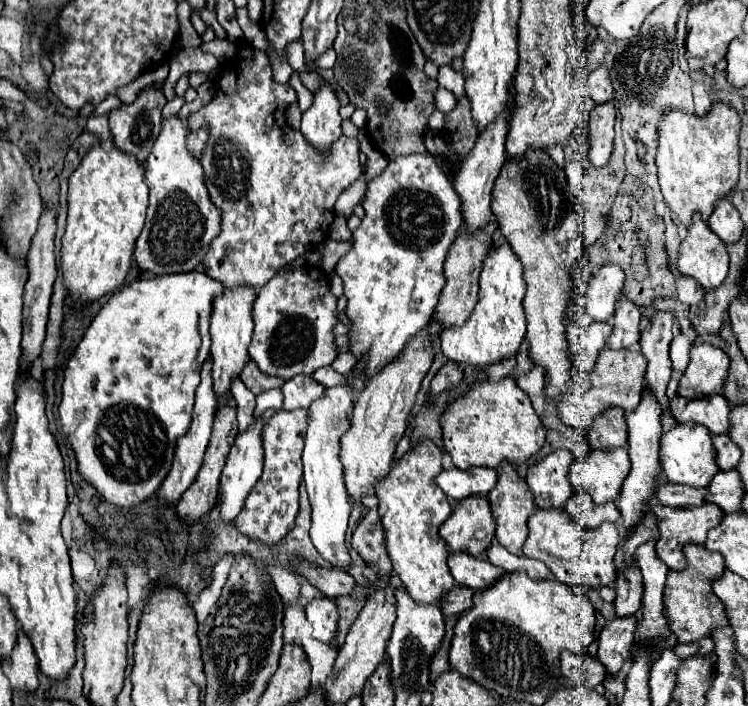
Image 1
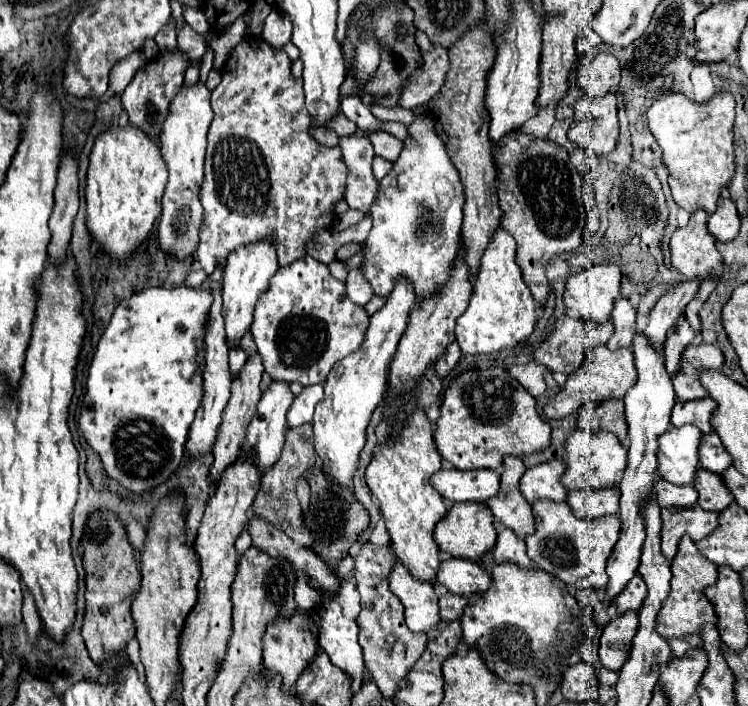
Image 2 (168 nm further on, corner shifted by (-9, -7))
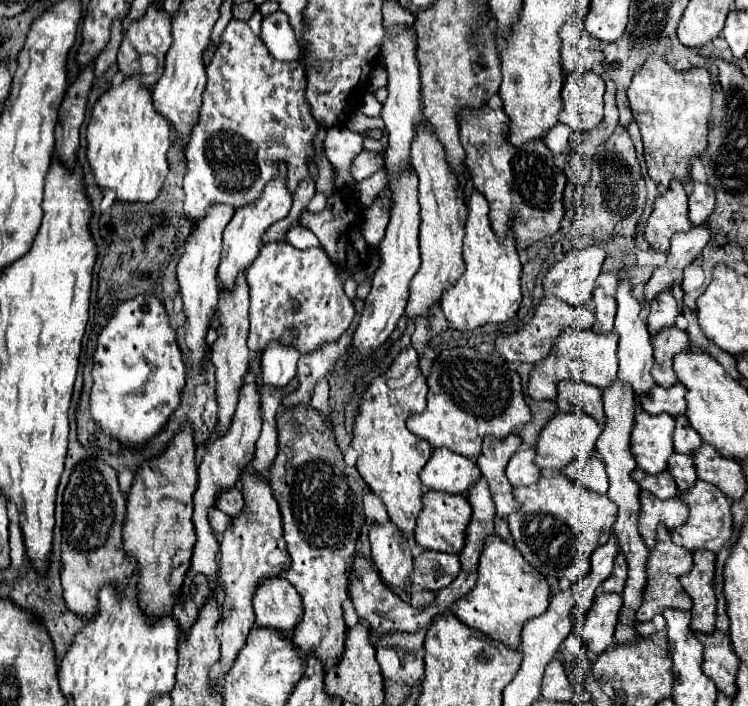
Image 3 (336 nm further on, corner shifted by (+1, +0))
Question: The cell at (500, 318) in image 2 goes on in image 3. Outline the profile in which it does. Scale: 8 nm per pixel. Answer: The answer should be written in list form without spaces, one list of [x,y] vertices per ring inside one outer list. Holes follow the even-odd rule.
[[[472,190],[468,196],[468,220],[464,226],[464,272],[452,288],[446,288],[440,298],[440,306],[448,322],[456,330],[472,330],[482,324],[500,324],[512,320],[518,312],[522,292],[520,292],[520,256],[516,250],[516,240],[512,230],[500,240],[488,220],[486,198]]]

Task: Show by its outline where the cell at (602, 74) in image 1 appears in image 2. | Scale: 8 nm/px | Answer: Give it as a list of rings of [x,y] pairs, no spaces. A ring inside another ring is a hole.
[[[608,53],[588,55],[578,73],[578,81],[588,95],[604,97],[618,89],[620,63],[614,55],[608,55]]]

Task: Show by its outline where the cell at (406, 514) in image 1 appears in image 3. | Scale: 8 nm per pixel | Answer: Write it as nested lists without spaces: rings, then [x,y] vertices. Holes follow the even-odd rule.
[[[408,346],[394,358],[384,374],[368,384],[358,404],[352,430],[352,448],[358,452],[356,468],[368,488],[382,498],[390,520],[406,538],[412,536],[416,516],[422,510],[422,482],[418,474],[432,454],[432,446],[406,428],[406,418],[426,408],[426,390],[428,386],[418,366],[418,354]]]

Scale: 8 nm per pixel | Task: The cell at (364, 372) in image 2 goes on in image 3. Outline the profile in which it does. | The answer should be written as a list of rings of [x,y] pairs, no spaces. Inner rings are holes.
[[[412,166],[406,170],[388,172],[390,178],[390,194],[392,194],[392,210],[390,222],[386,226],[386,234],[378,246],[380,250],[380,266],[372,278],[372,288],[366,298],[366,306],[362,312],[362,320],[358,330],[354,332],[352,348],[360,354],[370,354],[374,348],[386,342],[392,334],[396,322],[404,314],[408,302],[410,280],[420,268],[420,252],[418,252],[418,228],[420,228],[420,204],[418,204],[418,176],[414,174]]]

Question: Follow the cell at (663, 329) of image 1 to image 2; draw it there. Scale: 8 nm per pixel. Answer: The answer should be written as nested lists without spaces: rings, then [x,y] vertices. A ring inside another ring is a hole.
[[[698,281],[678,283],[672,291],[668,291],[652,309],[650,321],[644,329],[644,335],[660,353],[664,351],[664,339],[672,327],[676,327],[680,315],[684,315],[686,305],[696,297]]]

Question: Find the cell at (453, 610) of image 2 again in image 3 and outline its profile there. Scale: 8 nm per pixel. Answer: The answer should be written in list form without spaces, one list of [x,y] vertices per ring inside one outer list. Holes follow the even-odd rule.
[[[414,590],[410,604],[412,604],[414,608],[420,608],[420,606],[430,604],[432,600],[434,600],[434,592],[428,592],[428,590]]]

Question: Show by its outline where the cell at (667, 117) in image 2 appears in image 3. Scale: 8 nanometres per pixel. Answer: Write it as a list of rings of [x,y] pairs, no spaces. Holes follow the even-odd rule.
[[[648,56],[628,88],[628,100],[644,140],[648,176],[666,190],[670,180],[682,180],[690,170],[690,158],[706,150],[708,118],[712,108],[712,82],[706,68],[676,72],[666,58]]]

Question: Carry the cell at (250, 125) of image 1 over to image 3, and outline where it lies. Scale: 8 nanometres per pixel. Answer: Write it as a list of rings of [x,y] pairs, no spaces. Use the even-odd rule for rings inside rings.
[[[232,18],[220,38],[220,44],[214,52],[212,62],[206,66],[208,84],[202,94],[202,106],[198,114],[198,122],[192,128],[188,148],[186,148],[186,176],[184,176],[184,214],[188,214],[194,222],[206,214],[206,208],[214,202],[232,204],[234,208],[252,204],[264,190],[266,182],[270,182],[278,168],[276,164],[284,160],[288,164],[288,190],[294,192],[298,182],[306,178],[310,172],[316,174],[316,164],[312,160],[314,146],[312,140],[316,136],[318,124],[310,114],[310,106],[304,98],[306,76],[300,60],[280,62],[270,56],[264,42],[250,30],[248,22]]]

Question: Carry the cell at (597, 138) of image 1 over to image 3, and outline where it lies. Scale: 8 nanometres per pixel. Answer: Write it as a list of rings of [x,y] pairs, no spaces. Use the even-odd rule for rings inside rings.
[[[568,72],[562,88],[564,108],[558,122],[572,130],[592,130],[604,114],[604,80],[594,72]]]

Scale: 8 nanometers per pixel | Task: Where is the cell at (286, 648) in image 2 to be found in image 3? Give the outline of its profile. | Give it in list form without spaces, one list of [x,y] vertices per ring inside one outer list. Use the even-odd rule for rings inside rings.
[[[270,576],[270,580],[258,584],[258,592],[254,592],[254,612],[256,612],[256,626],[276,628],[282,634],[288,634],[302,616],[302,600],[292,588],[292,584],[282,576]]]

